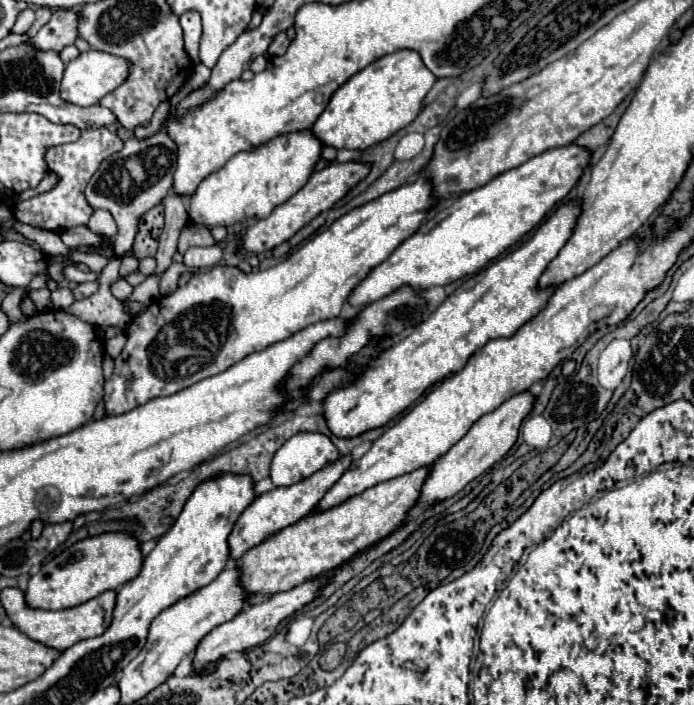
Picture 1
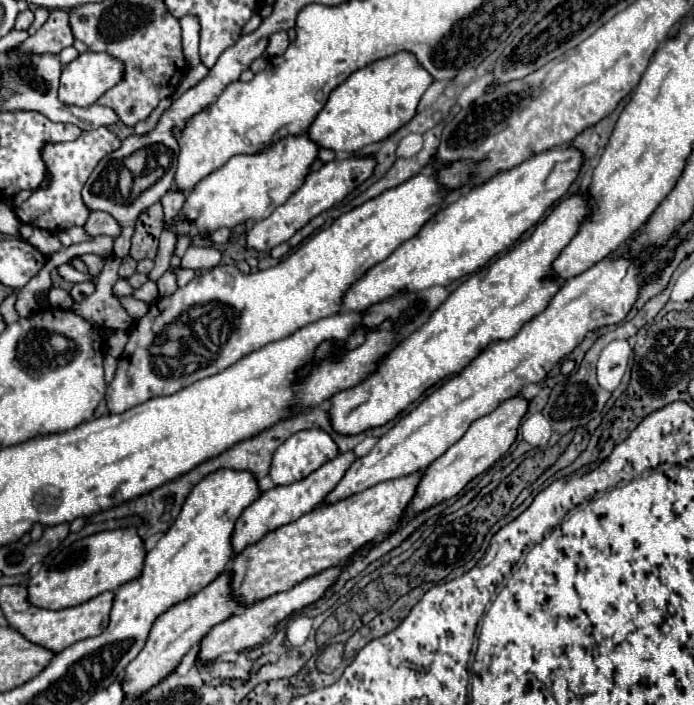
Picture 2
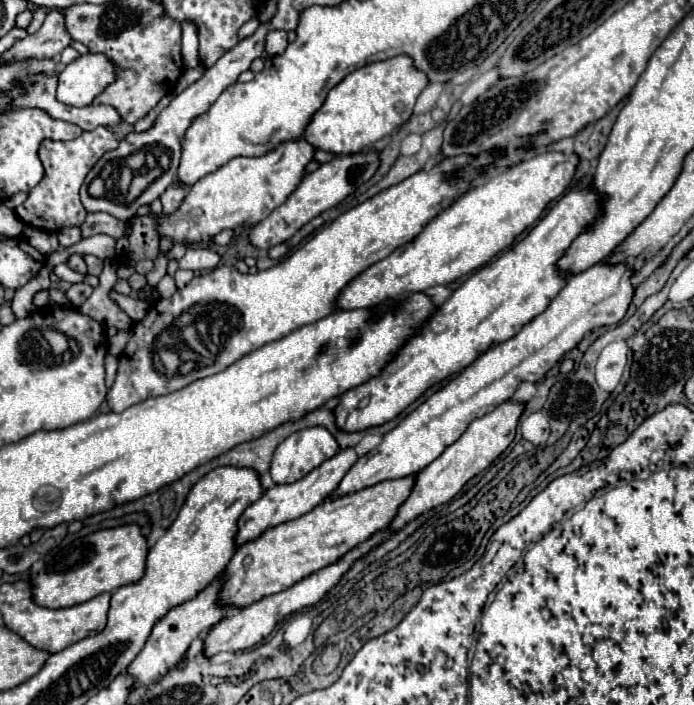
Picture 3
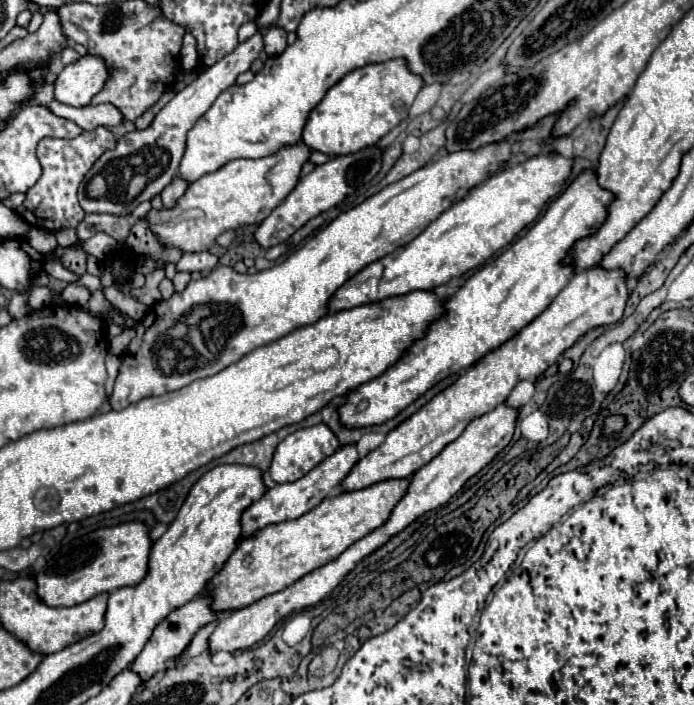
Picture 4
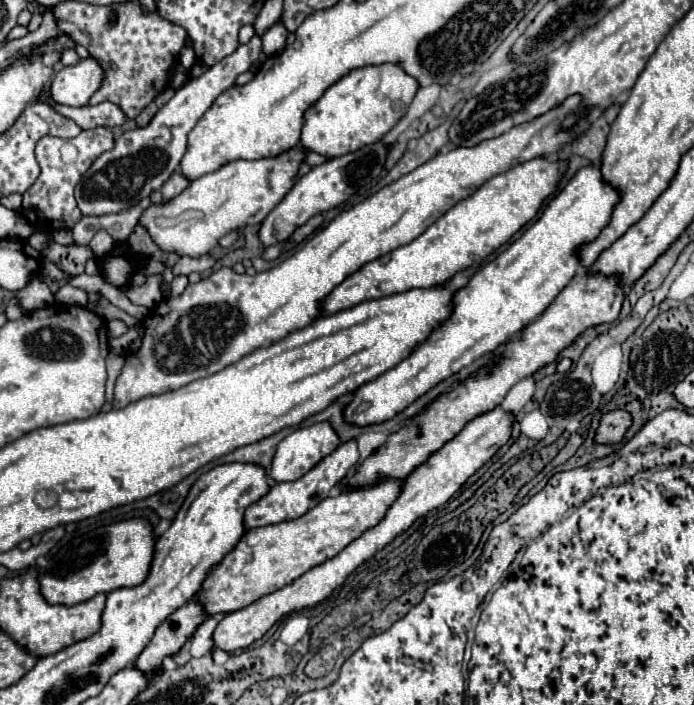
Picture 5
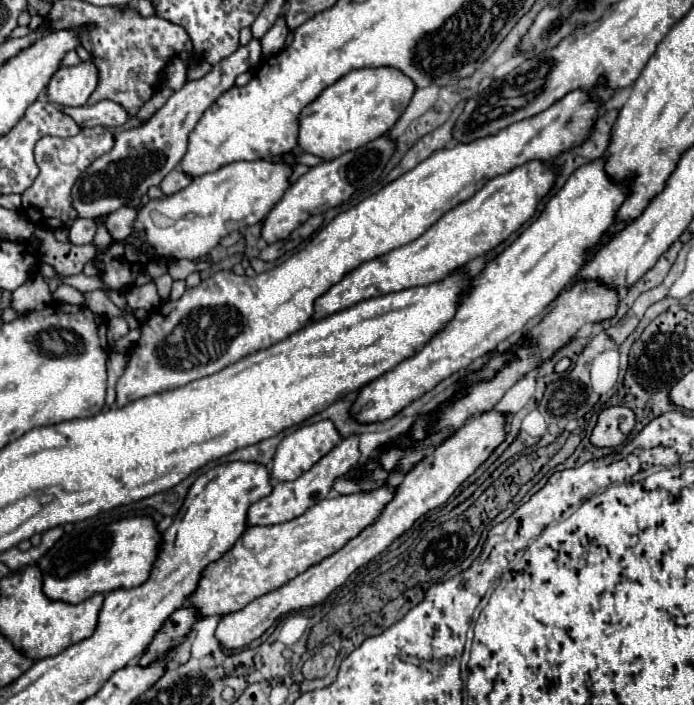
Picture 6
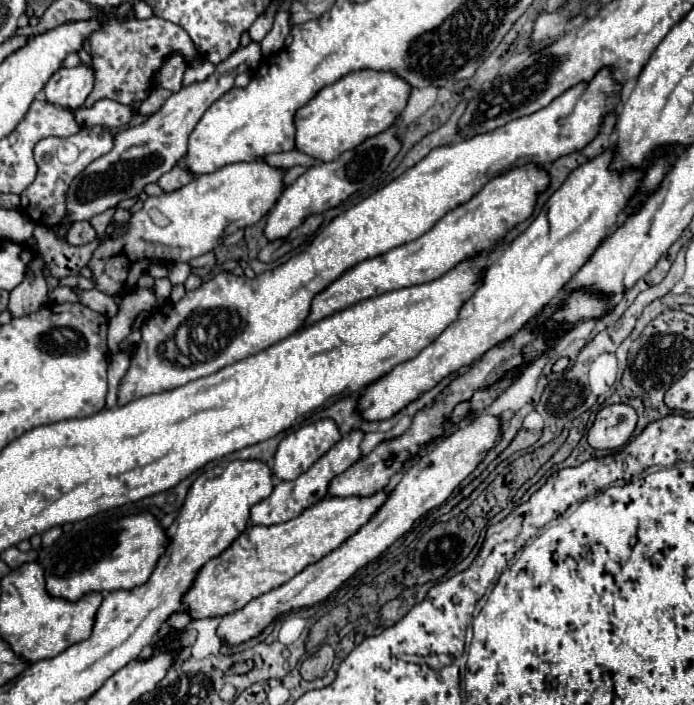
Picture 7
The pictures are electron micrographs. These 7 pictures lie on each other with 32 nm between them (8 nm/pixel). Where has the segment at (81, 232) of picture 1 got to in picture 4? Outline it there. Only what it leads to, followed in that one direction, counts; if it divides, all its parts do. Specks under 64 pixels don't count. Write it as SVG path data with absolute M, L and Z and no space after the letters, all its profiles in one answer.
M62 228L60 232L56 232L56 240L60 246L74 246L78 242L76 228Z

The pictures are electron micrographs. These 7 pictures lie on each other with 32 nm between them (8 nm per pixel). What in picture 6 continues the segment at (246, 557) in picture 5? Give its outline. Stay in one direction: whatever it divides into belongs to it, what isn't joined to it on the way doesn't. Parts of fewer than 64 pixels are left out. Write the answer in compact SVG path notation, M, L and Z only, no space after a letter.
M382 484L372 492L340 494L320 500L290 522L246 528L232 550L204 570L196 592L190 596L190 602L198 608L198 616L224 616L236 612L248 606L252 600L288 584L310 566L336 554L348 540L356 538L364 528L368 528L368 524L374 524L394 494L394 486Z

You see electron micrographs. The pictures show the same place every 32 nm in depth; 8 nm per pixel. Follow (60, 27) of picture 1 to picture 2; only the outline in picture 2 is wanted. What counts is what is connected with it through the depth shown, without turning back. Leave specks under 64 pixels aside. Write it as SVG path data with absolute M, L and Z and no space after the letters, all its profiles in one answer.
M52 10L48 22L18 48L34 54L60 54L62 48L72 46L72 24L68 24L68 10Z

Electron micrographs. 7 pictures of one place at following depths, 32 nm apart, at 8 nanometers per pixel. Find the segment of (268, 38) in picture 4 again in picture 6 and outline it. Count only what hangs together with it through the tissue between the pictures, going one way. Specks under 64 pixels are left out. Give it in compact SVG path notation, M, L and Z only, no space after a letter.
M280 16L276 20L276 24L262 38L262 52L264 52L264 56L280 52L284 48L286 36L288 36L288 28L286 28L286 22L284 22L284 16Z

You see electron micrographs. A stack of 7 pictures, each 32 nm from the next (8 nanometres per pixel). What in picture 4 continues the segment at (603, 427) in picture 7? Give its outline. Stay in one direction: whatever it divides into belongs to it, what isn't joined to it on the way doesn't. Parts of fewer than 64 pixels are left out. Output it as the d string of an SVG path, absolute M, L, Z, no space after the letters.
M610 416L606 418L606 426L604 426L604 434L618 434L624 426L624 418L622 416Z

